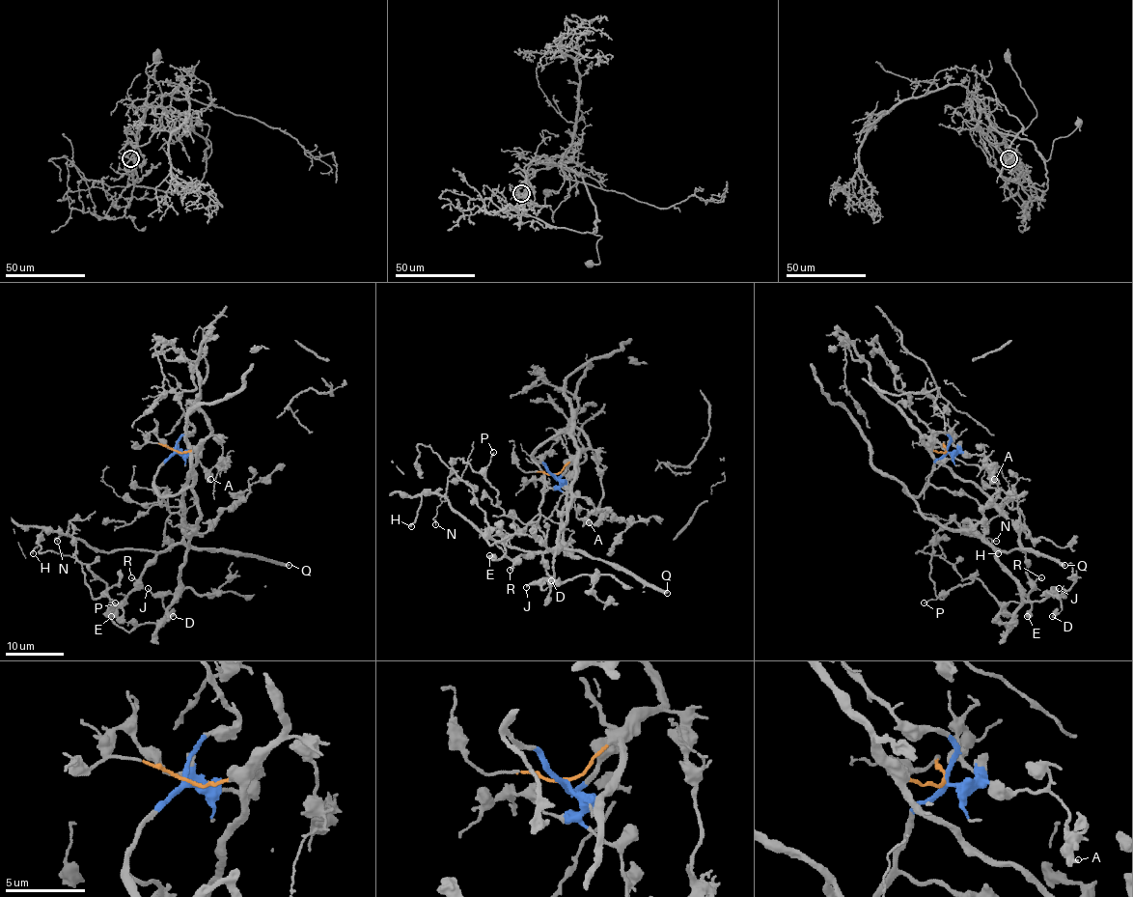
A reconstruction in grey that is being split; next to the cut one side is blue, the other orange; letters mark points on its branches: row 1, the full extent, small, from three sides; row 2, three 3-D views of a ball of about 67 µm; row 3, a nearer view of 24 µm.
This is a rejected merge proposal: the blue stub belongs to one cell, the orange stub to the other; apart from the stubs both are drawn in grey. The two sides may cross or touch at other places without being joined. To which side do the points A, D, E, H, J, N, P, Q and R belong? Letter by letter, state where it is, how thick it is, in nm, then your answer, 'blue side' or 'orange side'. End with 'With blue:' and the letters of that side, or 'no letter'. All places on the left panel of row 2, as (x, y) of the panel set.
A: (210, 479) | 420 nm | blue side
D: (173, 616) | 400 nm | blue side
E: (111, 616) | 600 nm | orange side
H: (33, 553) | 180 nm | orange side
J: (148, 588) | 140 nm | blue side
N: (57, 541) | 140 nm | orange side
P: (115, 602) | 110 nm | orange side
Q: (289, 565) | 360 nm | orange side
R: (131, 577) | 150 nm | orange side
With blue: A, D, J

